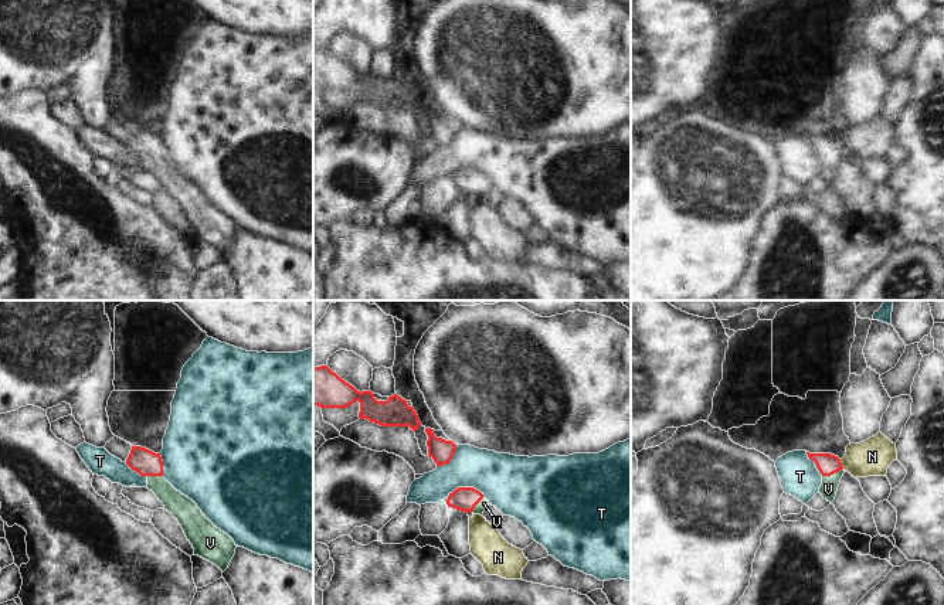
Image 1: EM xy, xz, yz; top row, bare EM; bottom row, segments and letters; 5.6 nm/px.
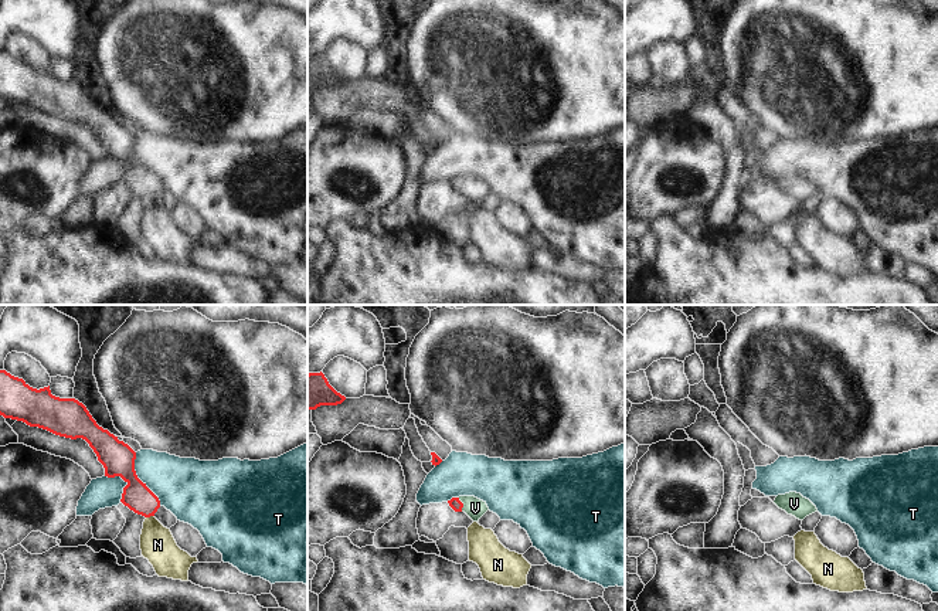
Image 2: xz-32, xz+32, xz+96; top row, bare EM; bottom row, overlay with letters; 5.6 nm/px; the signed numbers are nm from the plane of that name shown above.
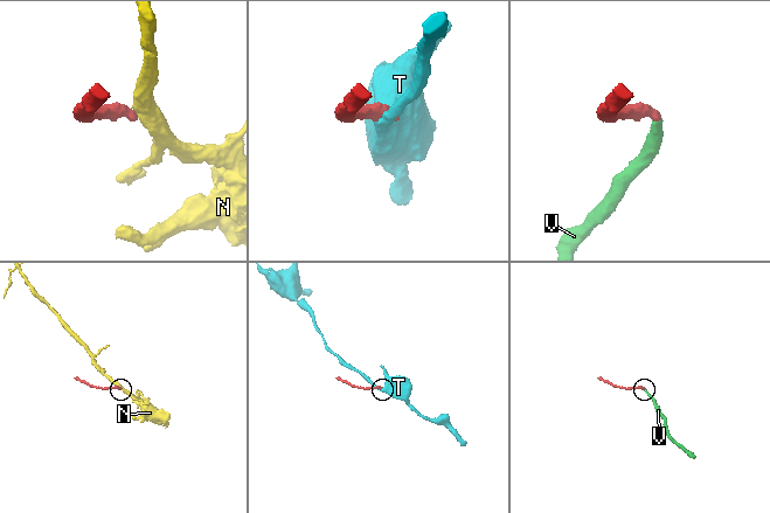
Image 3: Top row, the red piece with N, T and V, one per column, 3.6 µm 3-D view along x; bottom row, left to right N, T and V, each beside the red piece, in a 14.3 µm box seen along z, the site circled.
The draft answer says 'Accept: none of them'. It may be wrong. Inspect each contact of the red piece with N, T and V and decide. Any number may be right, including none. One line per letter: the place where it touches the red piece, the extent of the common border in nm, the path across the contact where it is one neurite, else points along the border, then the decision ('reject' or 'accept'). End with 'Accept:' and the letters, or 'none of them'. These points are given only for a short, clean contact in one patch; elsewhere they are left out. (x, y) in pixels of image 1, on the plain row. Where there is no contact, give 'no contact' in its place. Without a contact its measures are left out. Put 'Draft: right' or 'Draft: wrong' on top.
Draft: wrong
N: yz (841, 146) | 60 nm | along yz (839, 142), (844, 150) | reject
T: xz (464, 170) | 240 nm | along xz (484, 177), (472, 170), (457, 170), (444, 183) | reject
V: yz (832, 156) | 130 nm | across yz (827, 146), (832, 156), (828, 172) | accept
Accept: V

